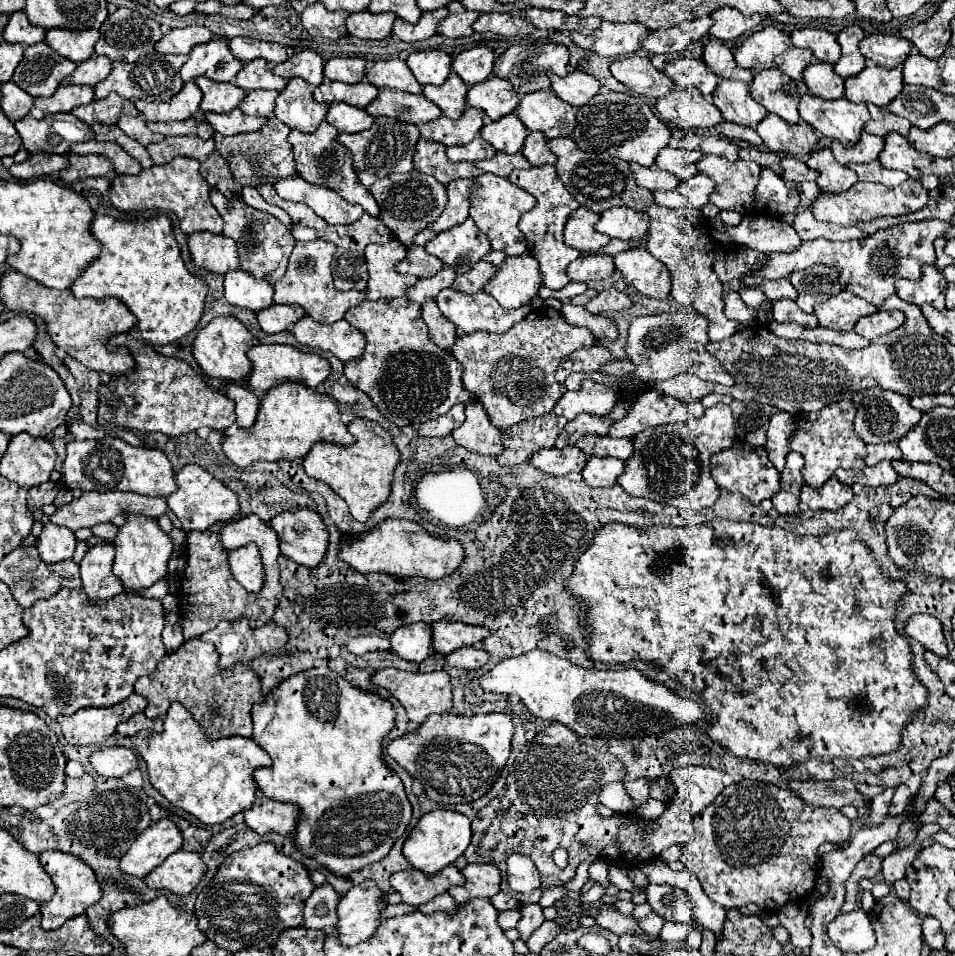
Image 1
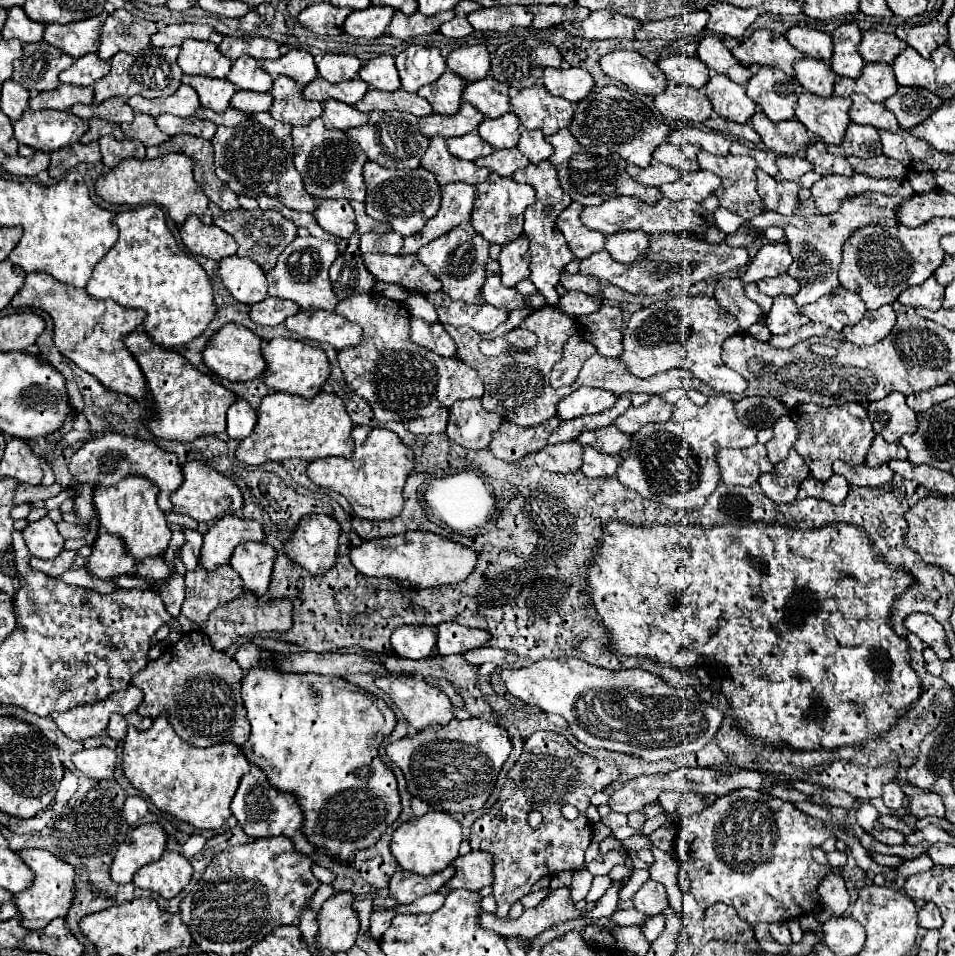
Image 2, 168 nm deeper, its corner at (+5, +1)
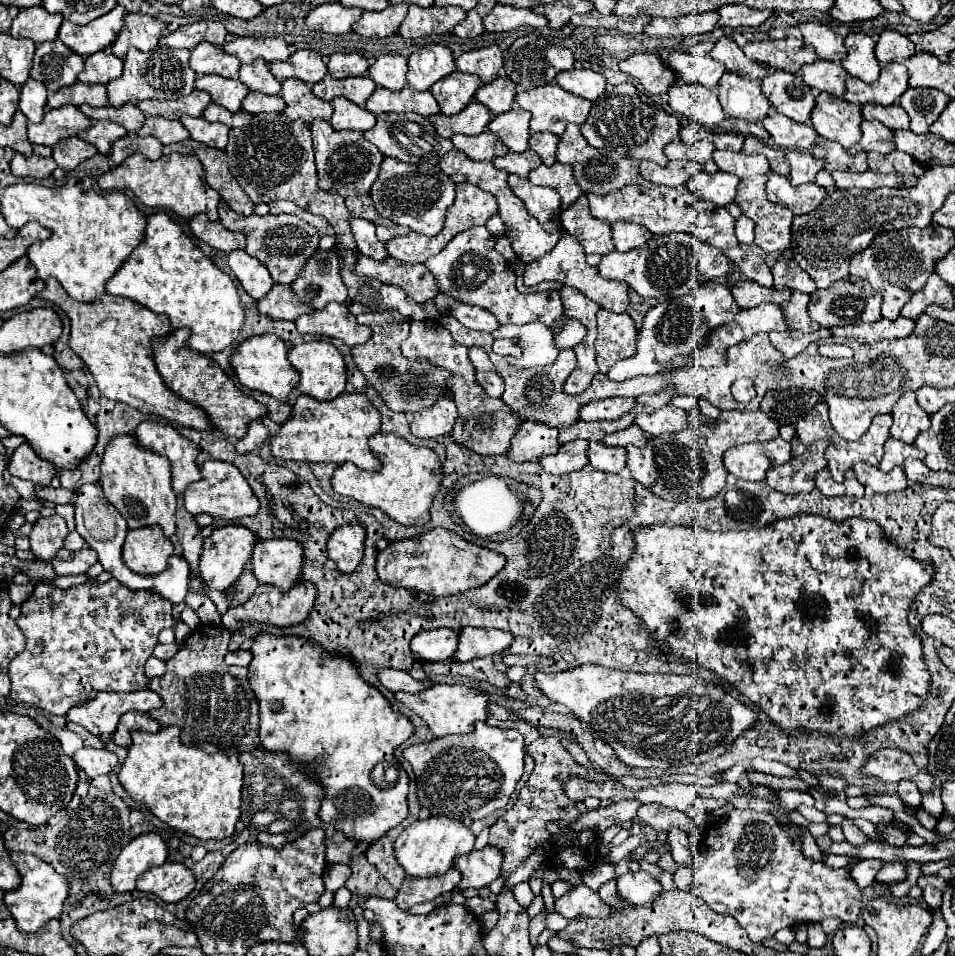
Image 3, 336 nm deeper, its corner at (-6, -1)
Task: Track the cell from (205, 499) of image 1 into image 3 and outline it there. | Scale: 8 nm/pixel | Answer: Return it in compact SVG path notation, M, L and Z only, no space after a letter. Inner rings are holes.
M206 461L200 467L202 479L198 483L192 483L186 491L184 491L184 505L192 515L198 513L210 513L214 519L226 519L226 521L234 521L240 517L252 517L258 513L260 509L260 501L256 499L256 495L252 493L250 485L246 483L246 479L242 477L242 473L232 465L232 463L224 463L224 461Z

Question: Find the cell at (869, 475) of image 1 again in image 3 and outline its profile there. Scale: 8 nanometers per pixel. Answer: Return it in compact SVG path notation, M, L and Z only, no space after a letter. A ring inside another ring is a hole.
M856 463L852 469L856 473L856 479L876 493L896 493L908 487L902 467L894 467L890 473L884 473L868 463Z

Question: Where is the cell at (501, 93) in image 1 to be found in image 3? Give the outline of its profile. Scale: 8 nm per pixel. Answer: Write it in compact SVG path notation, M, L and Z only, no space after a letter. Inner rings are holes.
M498 77L476 91L476 101L490 109L490 113L500 115L512 109L516 95L516 85L508 77Z

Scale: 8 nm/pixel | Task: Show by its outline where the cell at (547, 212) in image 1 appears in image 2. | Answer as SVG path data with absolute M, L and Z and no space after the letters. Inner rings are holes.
M541 161L537 165L529 165L525 169L519 169L513 173L513 181L517 183L527 183L535 189L537 199L531 207L525 211L525 237L529 239L529 253L531 253L531 281L537 287L537 291L547 299L547 305L559 305L559 293L555 291L563 267L575 259L575 255L569 251L561 231L555 227L557 215L571 203L567 193L561 189L557 181L557 169L549 161Z

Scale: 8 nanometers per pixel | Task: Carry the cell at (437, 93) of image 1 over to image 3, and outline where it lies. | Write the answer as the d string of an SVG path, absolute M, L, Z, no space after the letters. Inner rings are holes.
M456 71L432 85L430 91L440 105L440 113L456 115L474 99L474 93L480 85L482 81L478 77Z

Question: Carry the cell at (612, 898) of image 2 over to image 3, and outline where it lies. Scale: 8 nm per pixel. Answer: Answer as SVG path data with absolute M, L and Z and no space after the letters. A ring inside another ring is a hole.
M628 871L628 873L620 875L616 879L616 883L618 883L618 893L634 905L646 905L662 893L660 881L656 881L646 871L638 871L638 873Z

